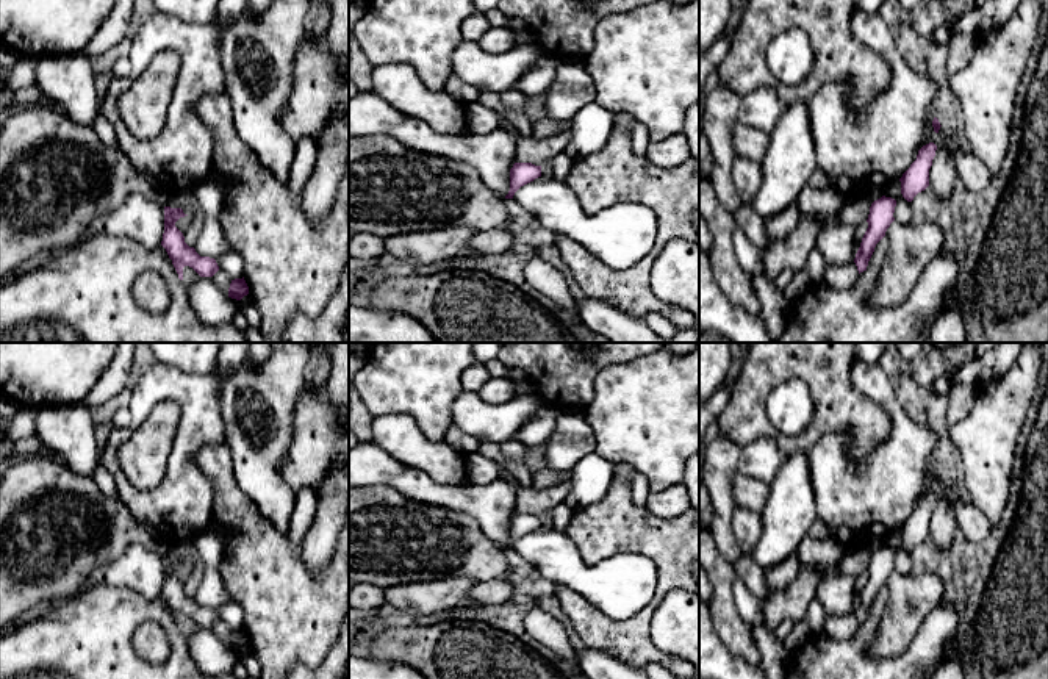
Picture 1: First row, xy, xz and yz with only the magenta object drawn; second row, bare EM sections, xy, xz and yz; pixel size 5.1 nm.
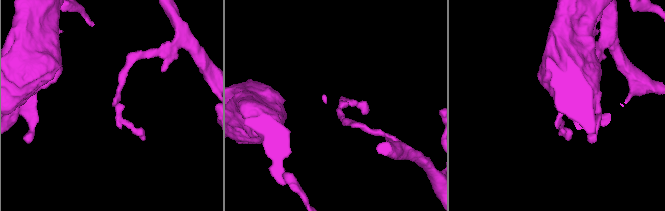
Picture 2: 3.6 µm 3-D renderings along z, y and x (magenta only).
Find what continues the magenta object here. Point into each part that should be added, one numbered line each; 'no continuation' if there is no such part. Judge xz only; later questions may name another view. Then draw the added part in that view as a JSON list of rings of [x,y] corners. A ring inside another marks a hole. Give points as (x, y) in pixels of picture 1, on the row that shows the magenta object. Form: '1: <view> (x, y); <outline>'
no continuation

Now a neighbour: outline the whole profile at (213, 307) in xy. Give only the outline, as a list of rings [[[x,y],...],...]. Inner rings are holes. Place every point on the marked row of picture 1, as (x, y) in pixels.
[[[199,277],[186,293],[192,311],[205,325],[231,324],[231,319],[241,313],[241,302],[224,294],[210,277]]]

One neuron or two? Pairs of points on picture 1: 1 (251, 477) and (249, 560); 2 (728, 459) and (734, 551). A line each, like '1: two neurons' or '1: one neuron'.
1: two neurons
2: one neuron

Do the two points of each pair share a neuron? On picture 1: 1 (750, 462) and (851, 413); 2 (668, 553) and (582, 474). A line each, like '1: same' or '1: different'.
1: different
2: different

